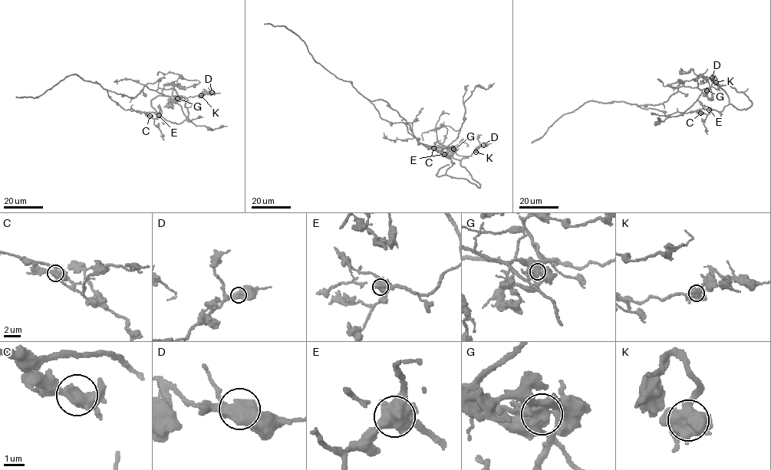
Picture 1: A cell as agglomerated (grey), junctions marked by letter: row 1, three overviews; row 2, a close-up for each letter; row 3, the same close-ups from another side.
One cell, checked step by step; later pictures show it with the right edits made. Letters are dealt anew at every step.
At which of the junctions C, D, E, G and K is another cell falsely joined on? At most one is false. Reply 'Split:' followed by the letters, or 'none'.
Split: G

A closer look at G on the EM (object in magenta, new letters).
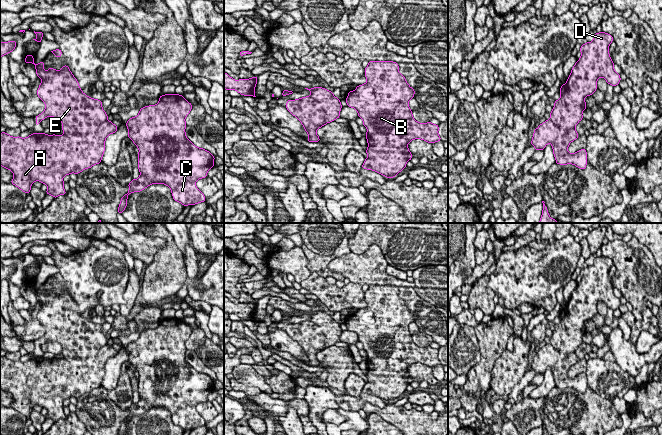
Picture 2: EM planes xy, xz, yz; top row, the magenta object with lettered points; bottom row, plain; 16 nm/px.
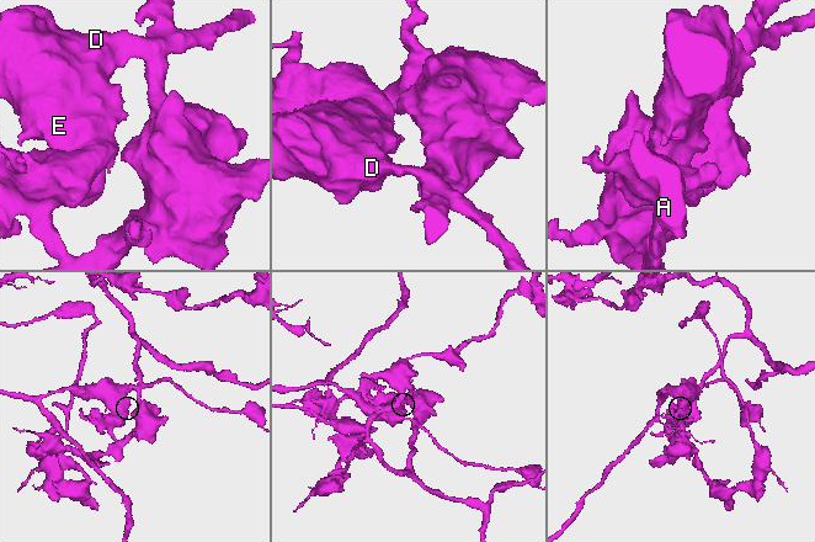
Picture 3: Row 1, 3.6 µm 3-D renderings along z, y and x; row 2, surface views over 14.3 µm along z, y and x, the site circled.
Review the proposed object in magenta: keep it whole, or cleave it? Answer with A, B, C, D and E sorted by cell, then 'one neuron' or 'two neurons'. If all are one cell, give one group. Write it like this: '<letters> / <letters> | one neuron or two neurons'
A B C / D E | two neurons

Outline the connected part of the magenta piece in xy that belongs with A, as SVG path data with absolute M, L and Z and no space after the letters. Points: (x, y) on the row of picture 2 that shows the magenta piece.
M106 120L98 129L99 141L89 146L85 143L77 143L66 135L33 133L26 138L21 138L20 136L12 137L3 132L0 133L0 165L12 171L14 178L11 183L25 193L30 193L33 182L40 181L48 187L46 194L57 198L59 195L66 194L63 186L65 175L78 174L84 169L101 163L105 151L105 140L117 129L118 127L112 121Z

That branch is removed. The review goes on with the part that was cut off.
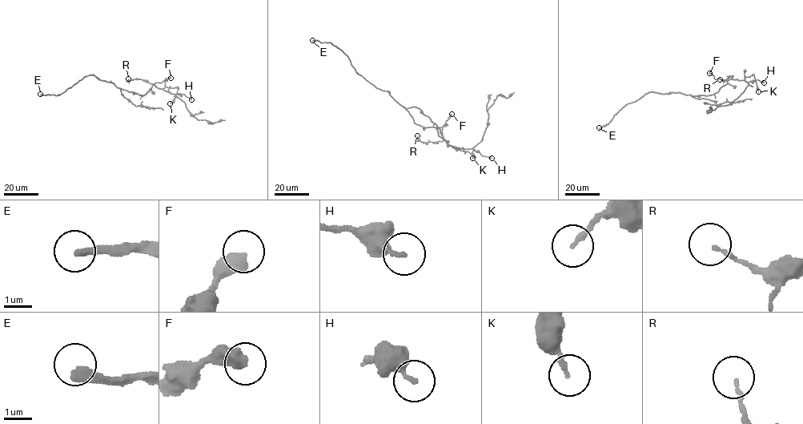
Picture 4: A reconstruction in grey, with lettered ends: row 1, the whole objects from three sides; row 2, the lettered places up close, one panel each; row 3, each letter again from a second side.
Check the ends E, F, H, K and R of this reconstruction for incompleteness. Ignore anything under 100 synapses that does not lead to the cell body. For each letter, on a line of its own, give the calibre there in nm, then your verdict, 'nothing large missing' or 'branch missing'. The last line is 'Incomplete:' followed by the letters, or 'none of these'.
E: 320 nm thick; branch missing
F: 480 nm thick; nothing large missing
H: 160 nm thick; nothing large missing
K: 170 nm thick; nothing large missing
R: 110 nm thick; nothing large missing
Incomplete: E

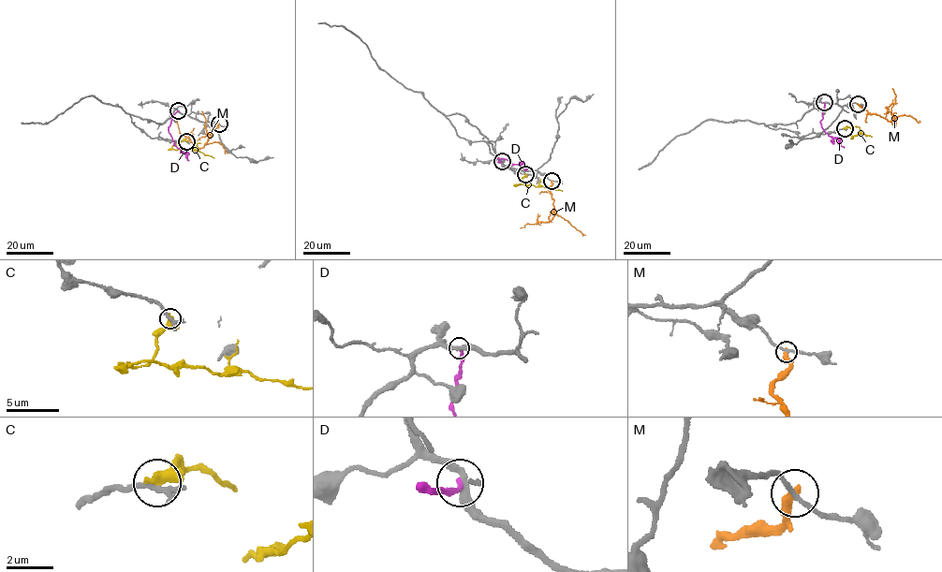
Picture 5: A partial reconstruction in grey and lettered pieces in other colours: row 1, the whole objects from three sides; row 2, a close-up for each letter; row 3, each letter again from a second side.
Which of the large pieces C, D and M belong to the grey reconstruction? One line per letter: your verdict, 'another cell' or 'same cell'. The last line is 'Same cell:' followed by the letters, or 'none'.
C: another cell
D: another cell
M: another cell
Same cell: none

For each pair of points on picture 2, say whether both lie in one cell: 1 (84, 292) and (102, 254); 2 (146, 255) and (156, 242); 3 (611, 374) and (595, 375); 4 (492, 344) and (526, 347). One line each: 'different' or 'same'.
1: same
2: same
3: same
4: different

